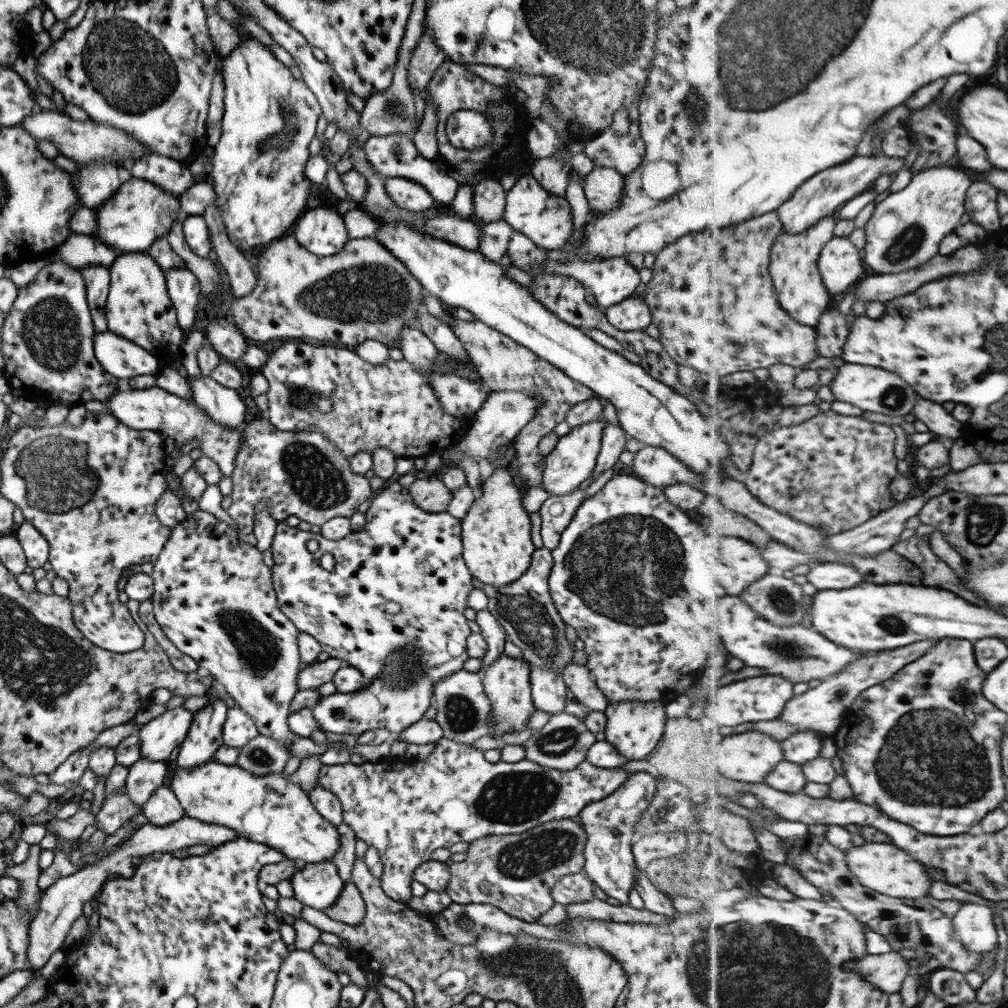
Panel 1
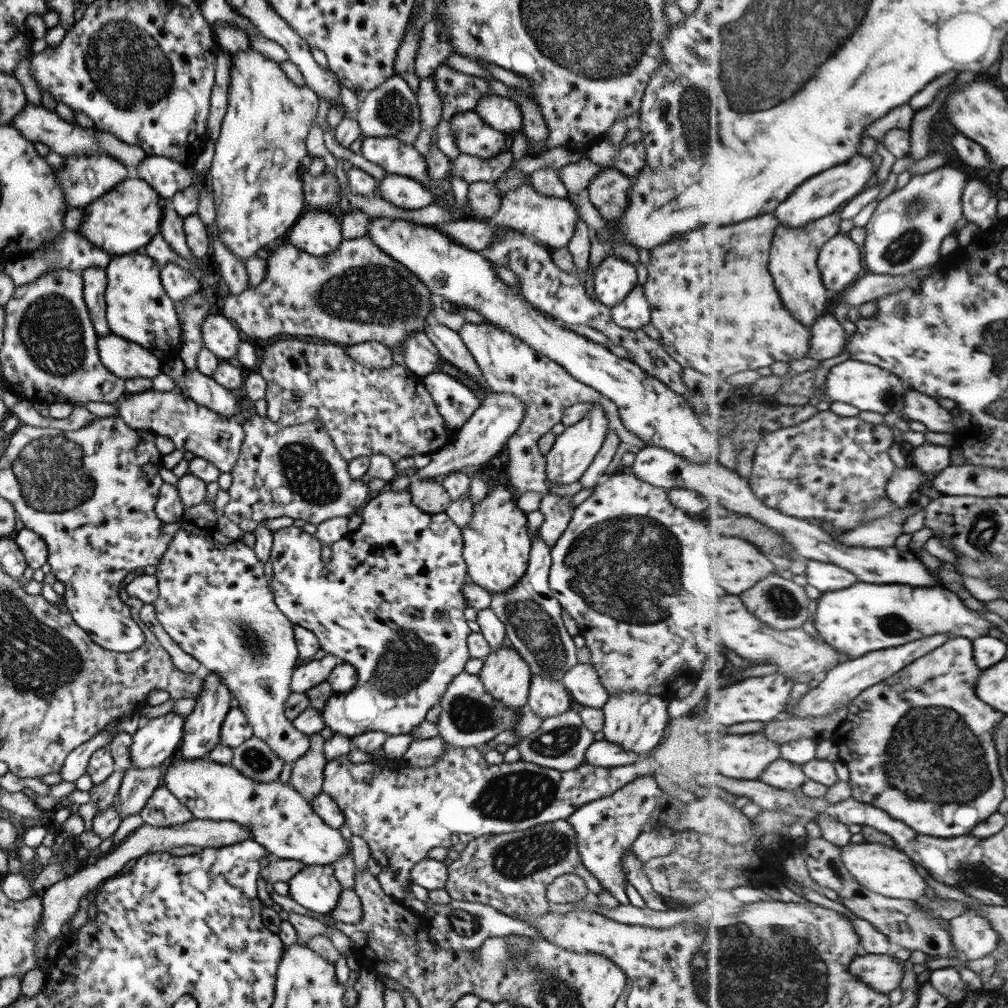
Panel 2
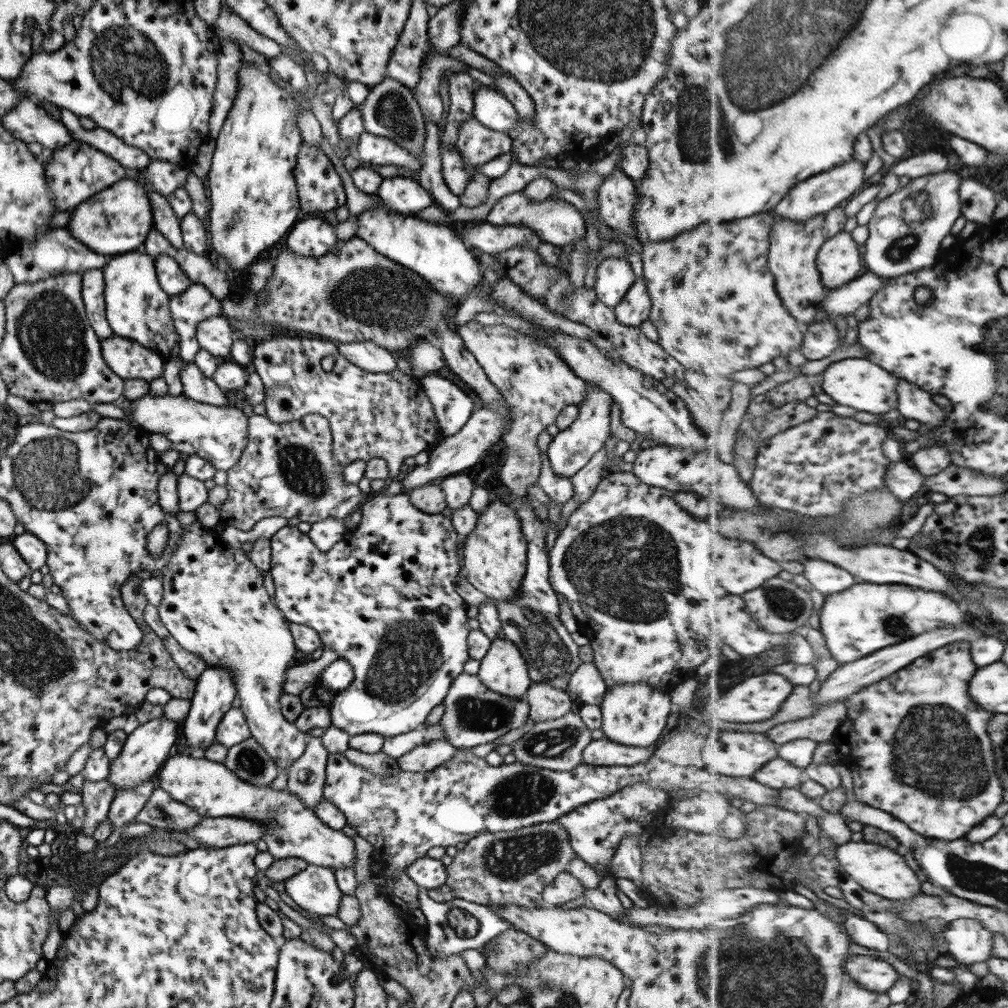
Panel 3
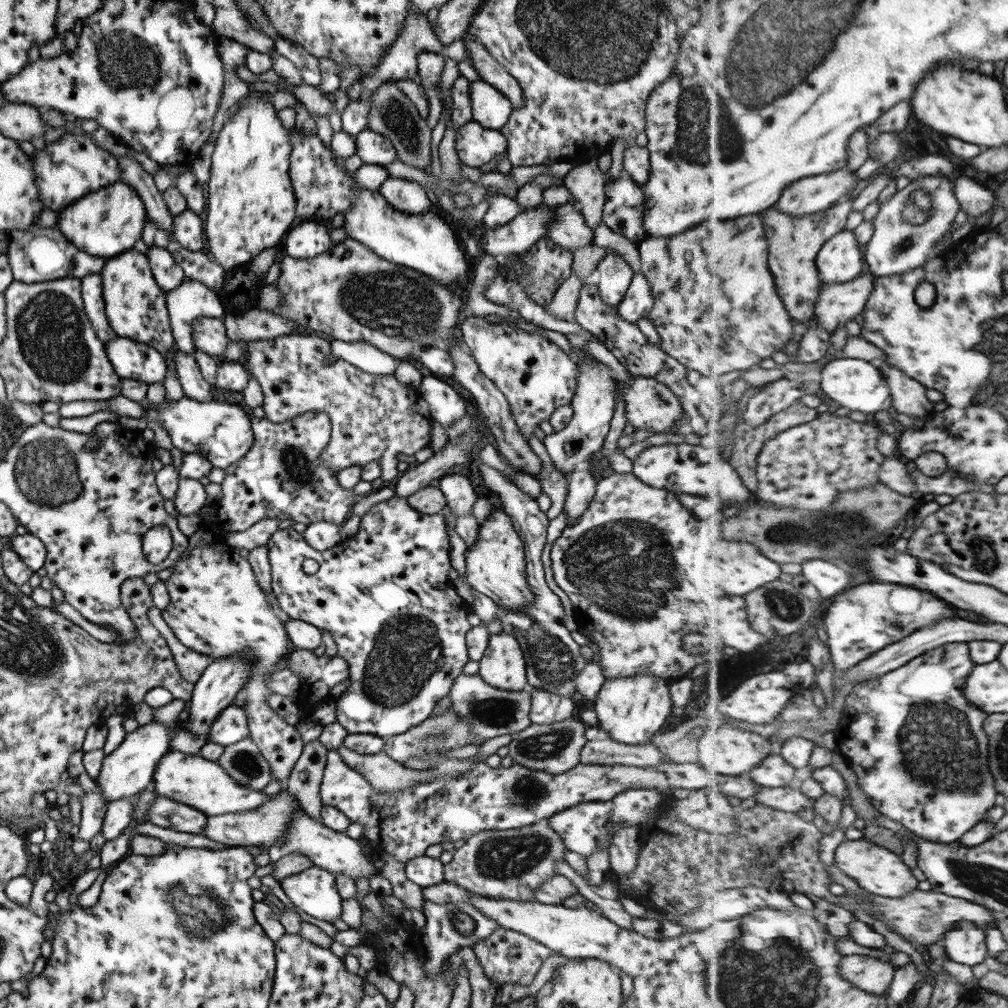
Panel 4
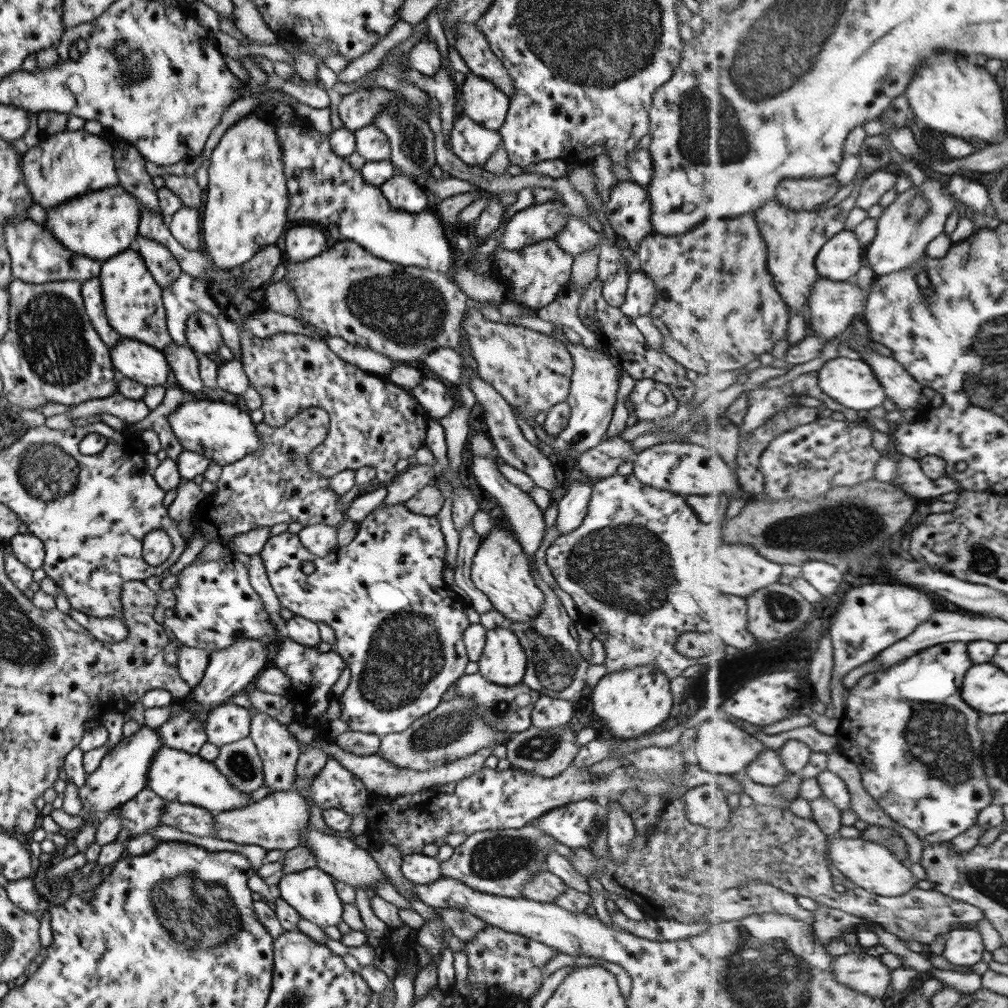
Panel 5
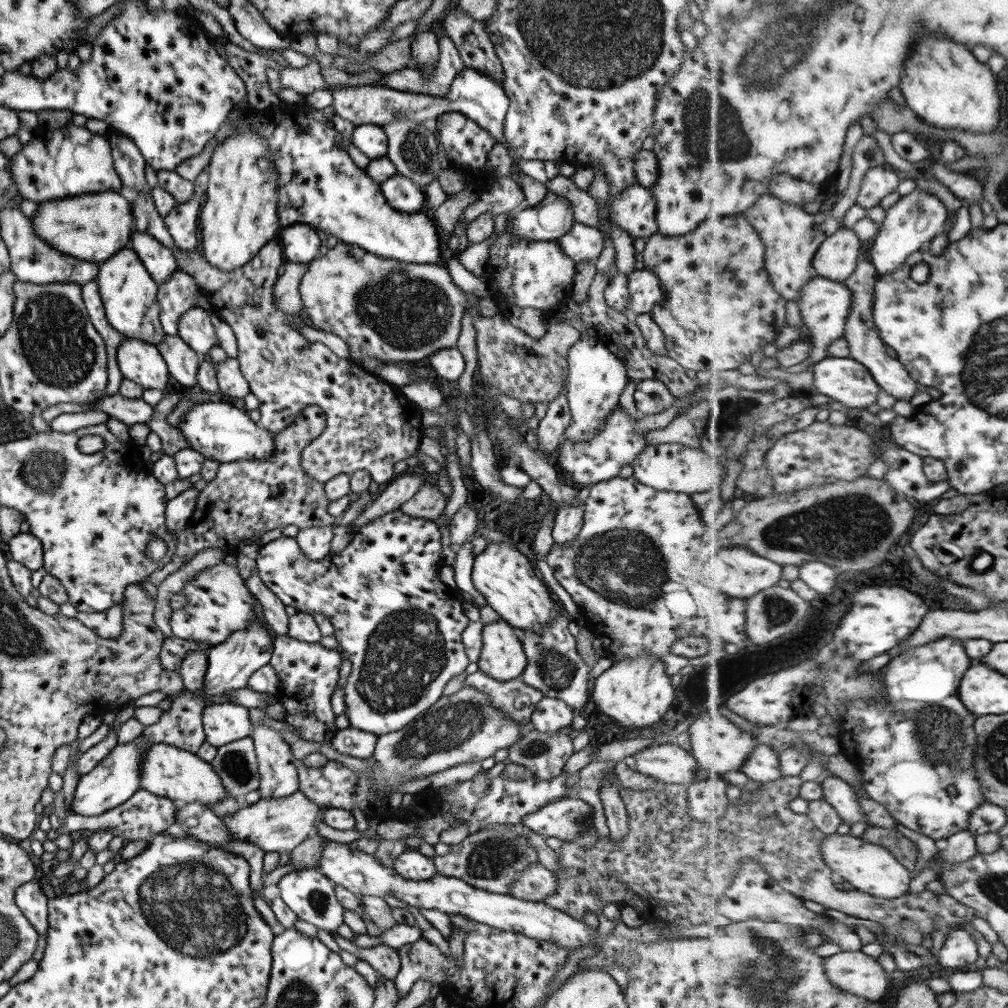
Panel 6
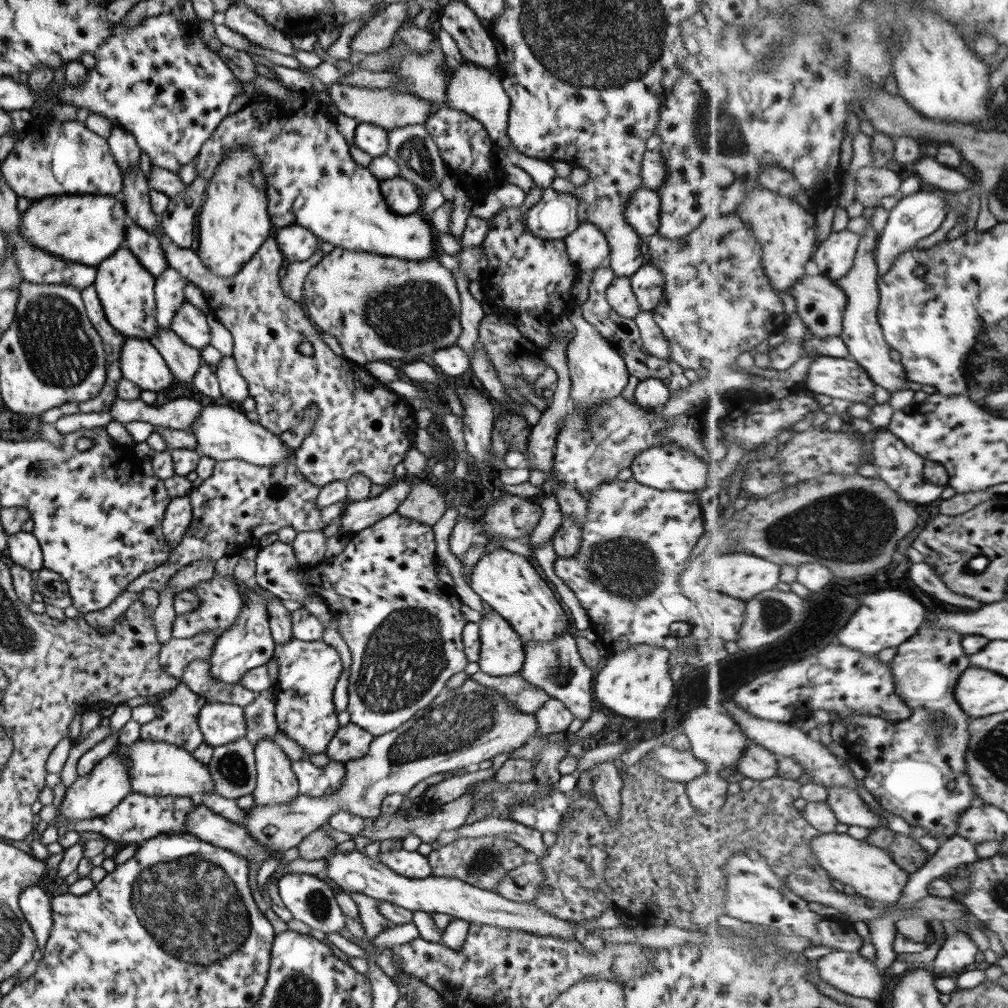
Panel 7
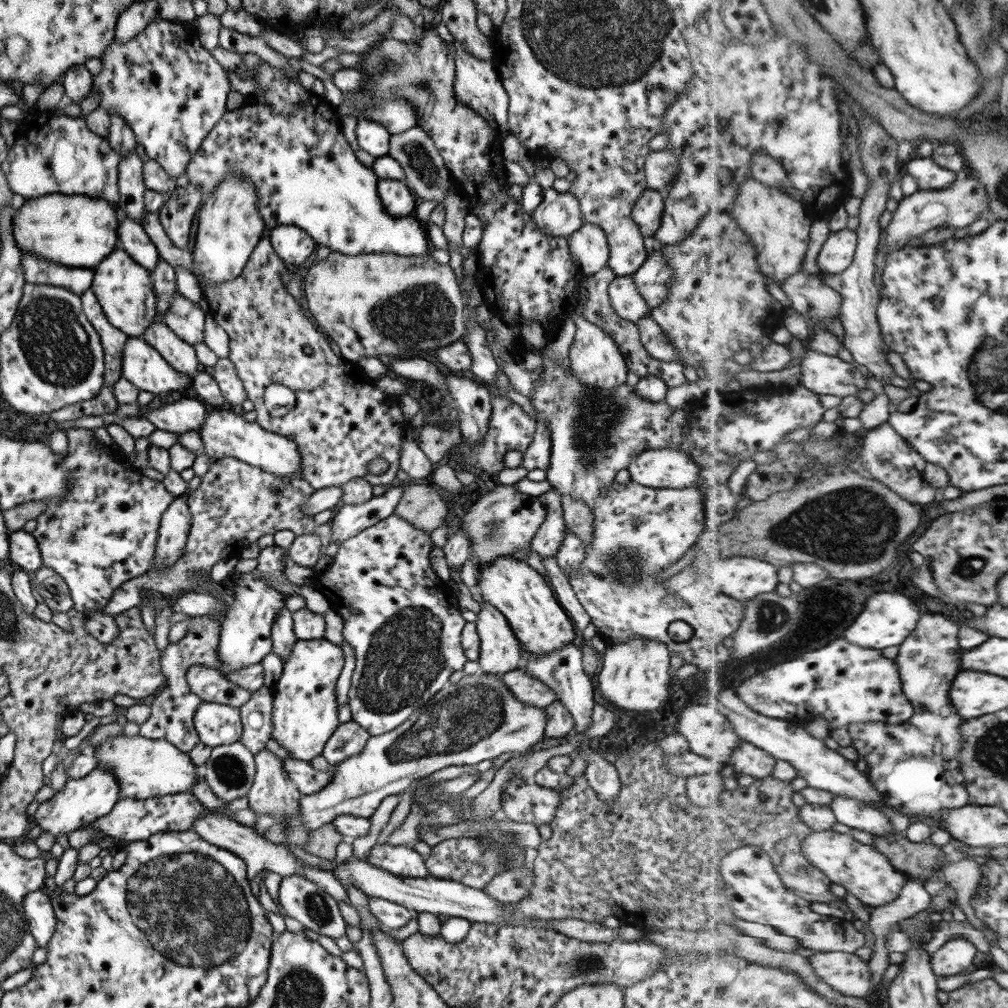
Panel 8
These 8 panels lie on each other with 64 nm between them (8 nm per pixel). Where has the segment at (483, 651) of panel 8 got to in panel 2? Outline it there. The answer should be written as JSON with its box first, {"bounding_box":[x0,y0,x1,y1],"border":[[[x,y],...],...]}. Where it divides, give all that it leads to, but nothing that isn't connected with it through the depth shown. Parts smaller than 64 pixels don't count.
{"bounding_box":[476,646,531,713],"border":[[[502,646],[489,652],[476,675],[485,692],[504,707],[520,713],[527,702],[531,676],[527,664],[513,648]]]}

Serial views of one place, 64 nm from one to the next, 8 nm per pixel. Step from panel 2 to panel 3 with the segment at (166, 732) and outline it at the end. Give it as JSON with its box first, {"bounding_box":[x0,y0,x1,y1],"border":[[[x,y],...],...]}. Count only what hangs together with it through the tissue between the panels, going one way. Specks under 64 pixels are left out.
{"bounding_box":[105,716,180,794],"border":[[[161,716],[138,725],[126,735],[119,754],[114,759],[110,759],[105,778],[112,784],[115,794],[121,789],[133,789],[136,784],[145,782],[150,776],[155,775],[162,762],[169,756],[169,750],[177,738],[177,734],[180,733],[180,725],[179,721],[167,720]]]}

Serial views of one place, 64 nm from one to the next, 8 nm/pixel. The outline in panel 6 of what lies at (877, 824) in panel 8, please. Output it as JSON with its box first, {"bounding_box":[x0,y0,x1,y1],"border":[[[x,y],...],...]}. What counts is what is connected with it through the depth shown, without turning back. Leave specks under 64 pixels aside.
{"bounding_box":[821,773,869,826],"border":[[[832,773],[821,785],[824,788],[825,799],[835,807],[847,825],[855,824],[855,822],[866,822],[869,826],[868,816],[863,814],[859,808],[858,795],[846,780]]]}

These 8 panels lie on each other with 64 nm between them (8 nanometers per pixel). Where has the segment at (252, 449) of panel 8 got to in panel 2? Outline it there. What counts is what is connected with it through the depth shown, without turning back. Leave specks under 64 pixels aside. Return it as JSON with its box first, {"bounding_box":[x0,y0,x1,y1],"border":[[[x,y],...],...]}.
{"bounding_box":[114,389,246,472],"border":[[[151,389],[137,394],[124,393],[114,405],[118,410],[118,417],[129,428],[145,429],[155,435],[166,436],[173,442],[175,450],[192,452],[195,457],[213,463],[219,472],[229,472],[237,460],[246,420],[241,413],[223,416],[210,408],[195,404],[181,392],[159,392]]]}

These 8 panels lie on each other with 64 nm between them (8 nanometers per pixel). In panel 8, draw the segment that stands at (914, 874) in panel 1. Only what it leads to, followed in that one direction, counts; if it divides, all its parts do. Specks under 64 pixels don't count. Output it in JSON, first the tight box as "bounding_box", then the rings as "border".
{"bounding_box":[802,831,910,908],"border":[[[813,831],[804,838],[802,848],[809,862],[820,868],[833,883],[843,886],[864,906],[876,908],[896,901],[899,892],[910,878],[891,864],[888,856],[877,849],[874,844],[867,845],[858,842],[851,832]]]}

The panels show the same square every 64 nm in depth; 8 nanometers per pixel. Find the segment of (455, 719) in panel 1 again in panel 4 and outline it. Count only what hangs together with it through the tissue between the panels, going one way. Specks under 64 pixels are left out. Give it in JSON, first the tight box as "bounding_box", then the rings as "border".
{"bounding_box":[448,674,531,744],"border":[[[463,674],[455,677],[448,690],[452,711],[460,716],[469,726],[476,744],[501,734],[518,733],[527,728],[529,720],[531,695],[525,691],[508,691],[493,688],[483,682],[478,674]]]}

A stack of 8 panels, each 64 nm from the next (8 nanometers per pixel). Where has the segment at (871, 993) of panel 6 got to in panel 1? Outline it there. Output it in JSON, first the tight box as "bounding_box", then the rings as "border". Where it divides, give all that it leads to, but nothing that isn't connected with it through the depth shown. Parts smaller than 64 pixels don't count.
{"bounding_box":[855,951,909,996],"border":[[[902,951],[872,952],[855,962],[857,972],[864,974],[881,991],[889,996],[899,993],[908,978],[909,964],[907,955]]]}

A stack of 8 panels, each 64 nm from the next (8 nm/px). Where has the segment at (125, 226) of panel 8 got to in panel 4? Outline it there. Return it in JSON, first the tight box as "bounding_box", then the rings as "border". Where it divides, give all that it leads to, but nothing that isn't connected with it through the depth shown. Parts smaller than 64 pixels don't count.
{"bounding_box":[144,247,184,291],"border":[[[147,247],[144,255],[157,283],[162,291],[173,290],[184,279],[182,268],[164,248]]]}

